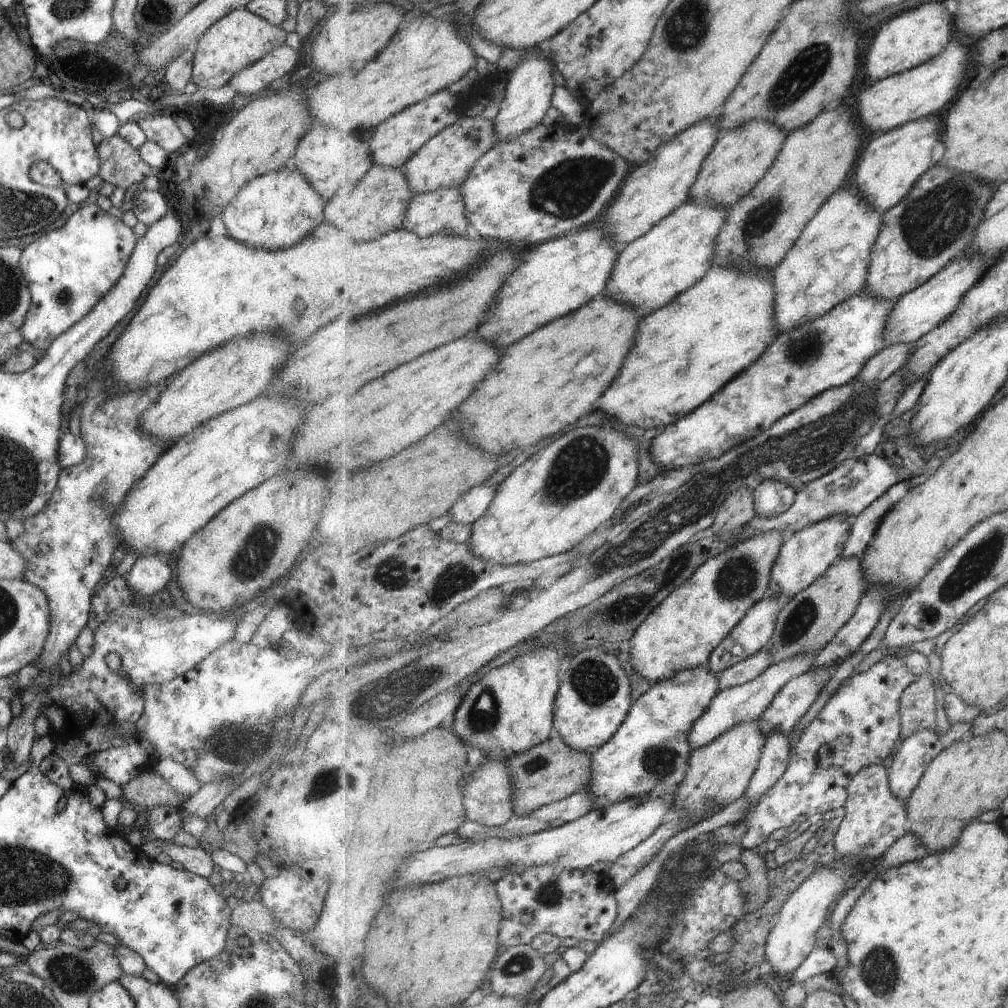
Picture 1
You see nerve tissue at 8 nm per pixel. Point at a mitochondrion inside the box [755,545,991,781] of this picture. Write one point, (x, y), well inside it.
(801, 618)

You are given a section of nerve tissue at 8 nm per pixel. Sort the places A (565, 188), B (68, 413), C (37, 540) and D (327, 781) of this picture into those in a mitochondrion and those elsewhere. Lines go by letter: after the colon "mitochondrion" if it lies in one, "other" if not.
A: mitochondrion
B: other
C: other
D: mitochondrion

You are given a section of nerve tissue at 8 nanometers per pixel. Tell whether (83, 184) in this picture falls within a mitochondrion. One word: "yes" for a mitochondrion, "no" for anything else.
no

